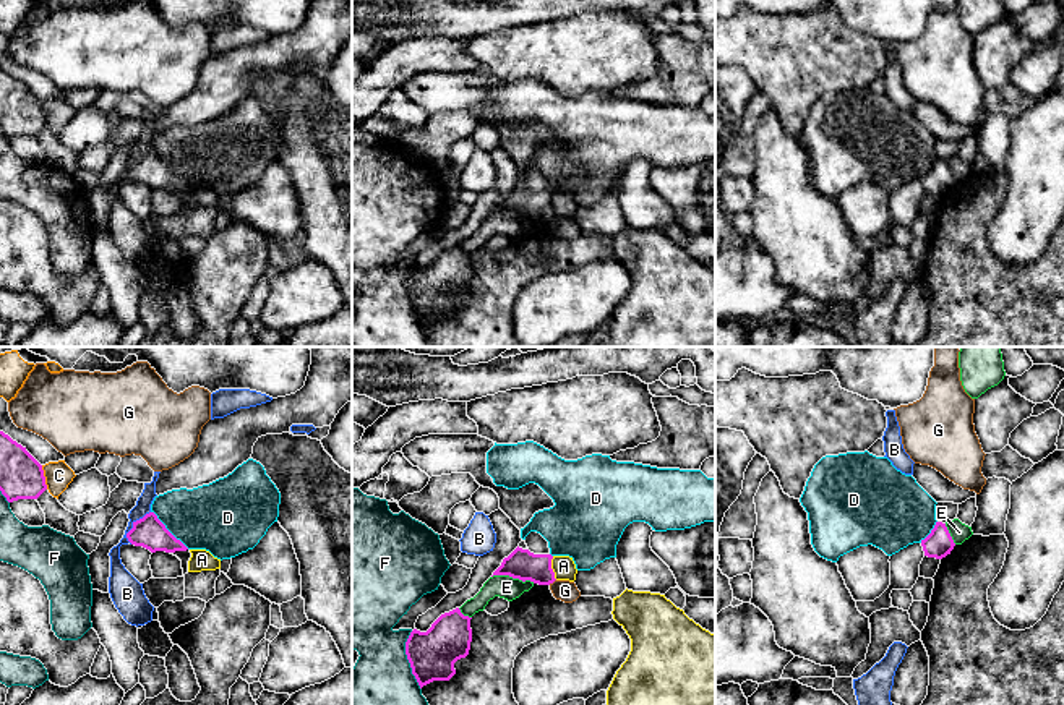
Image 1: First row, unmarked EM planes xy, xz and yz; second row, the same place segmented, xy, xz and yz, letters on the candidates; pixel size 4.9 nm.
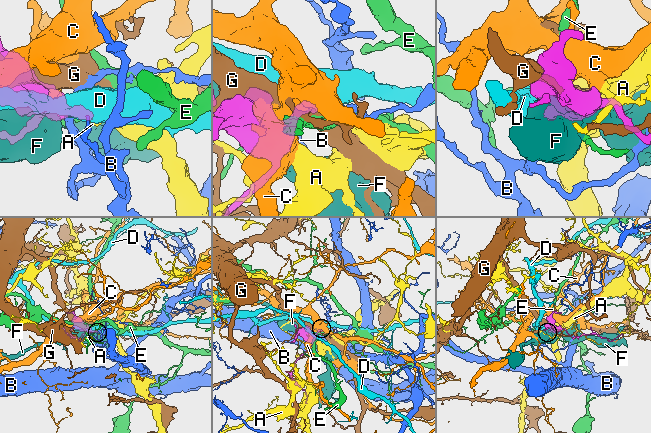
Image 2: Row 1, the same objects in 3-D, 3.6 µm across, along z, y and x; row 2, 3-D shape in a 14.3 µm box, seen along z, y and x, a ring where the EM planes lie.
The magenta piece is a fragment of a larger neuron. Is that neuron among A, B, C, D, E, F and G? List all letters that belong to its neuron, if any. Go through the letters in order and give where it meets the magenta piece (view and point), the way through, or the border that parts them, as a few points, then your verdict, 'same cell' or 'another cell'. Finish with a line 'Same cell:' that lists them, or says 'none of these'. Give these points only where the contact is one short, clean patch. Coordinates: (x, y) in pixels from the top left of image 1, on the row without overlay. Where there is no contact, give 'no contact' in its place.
A: contact xz (550, 205); another cell
B: contact xy (133, 162); border xy (150, 148), (127, 170), (130, 180); another cell
C: contact xy (44, 114); another cell
D: contact xy (167, 167); border xy (151, 148), (188, 185); another cell
E: contact xz (513, 214); another cell
F: contact xz (407, 295); another cell
G: contact xz (552, 219); another cell
Same cell: none of these

